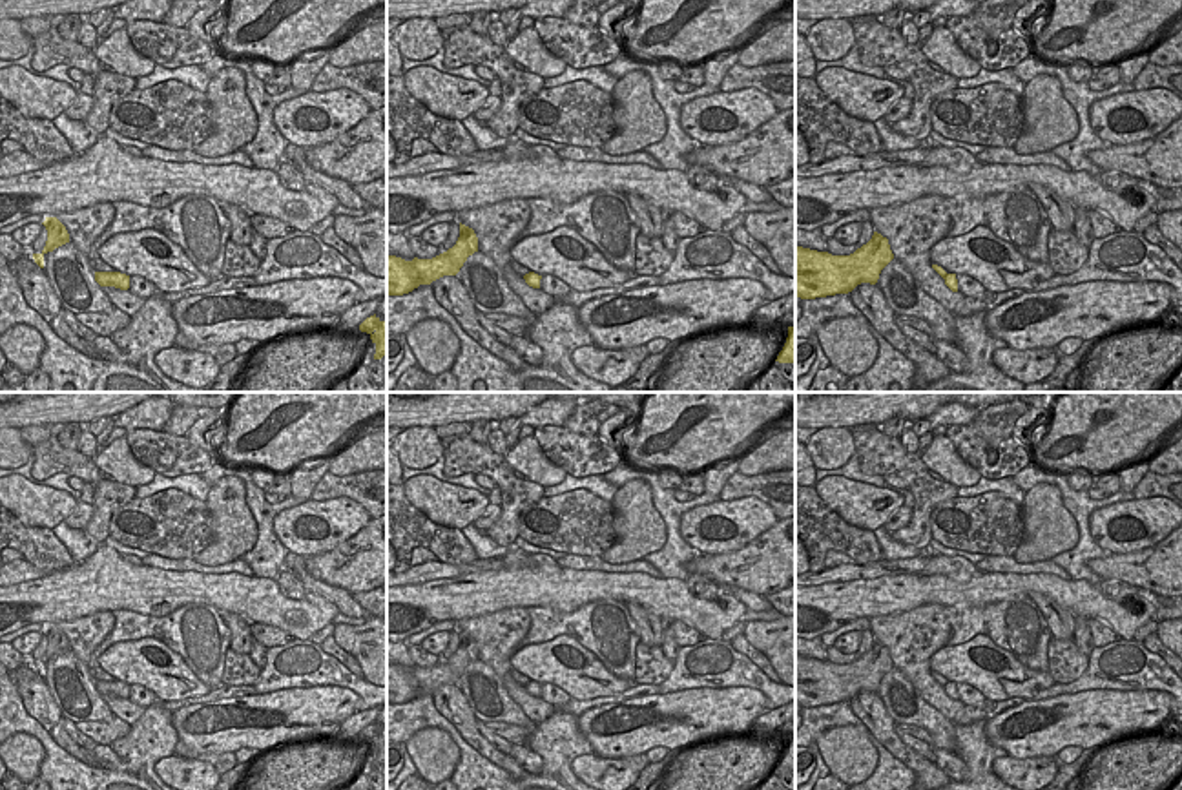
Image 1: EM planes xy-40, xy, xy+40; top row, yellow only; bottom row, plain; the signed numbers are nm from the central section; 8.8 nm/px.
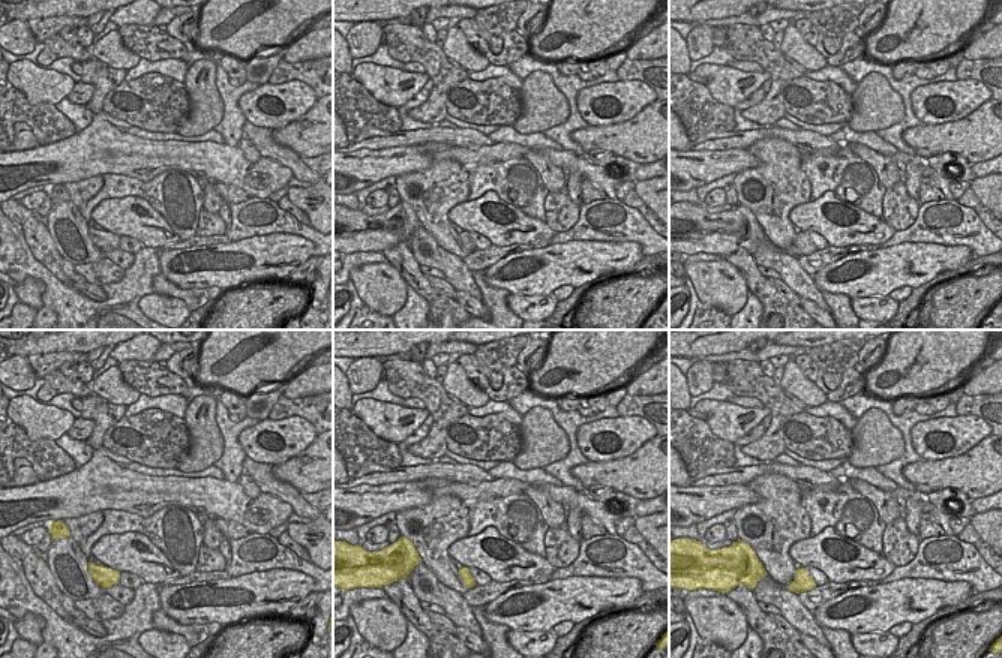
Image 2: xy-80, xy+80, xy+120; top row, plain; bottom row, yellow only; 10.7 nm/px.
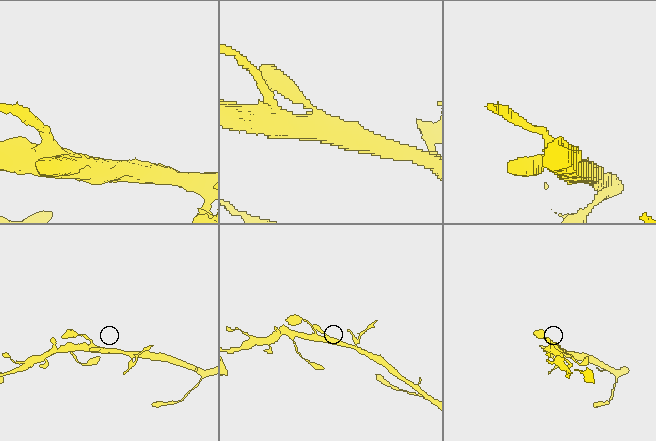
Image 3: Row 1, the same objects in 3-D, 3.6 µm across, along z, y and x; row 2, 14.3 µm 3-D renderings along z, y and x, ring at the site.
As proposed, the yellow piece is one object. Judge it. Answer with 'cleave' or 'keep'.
cleave

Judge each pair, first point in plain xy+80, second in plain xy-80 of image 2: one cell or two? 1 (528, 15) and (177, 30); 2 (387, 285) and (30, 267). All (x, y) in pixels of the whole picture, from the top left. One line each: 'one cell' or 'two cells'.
1: one cell
2: two cells

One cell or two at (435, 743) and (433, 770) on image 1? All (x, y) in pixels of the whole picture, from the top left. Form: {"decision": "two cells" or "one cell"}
{"decision": "one cell"}

